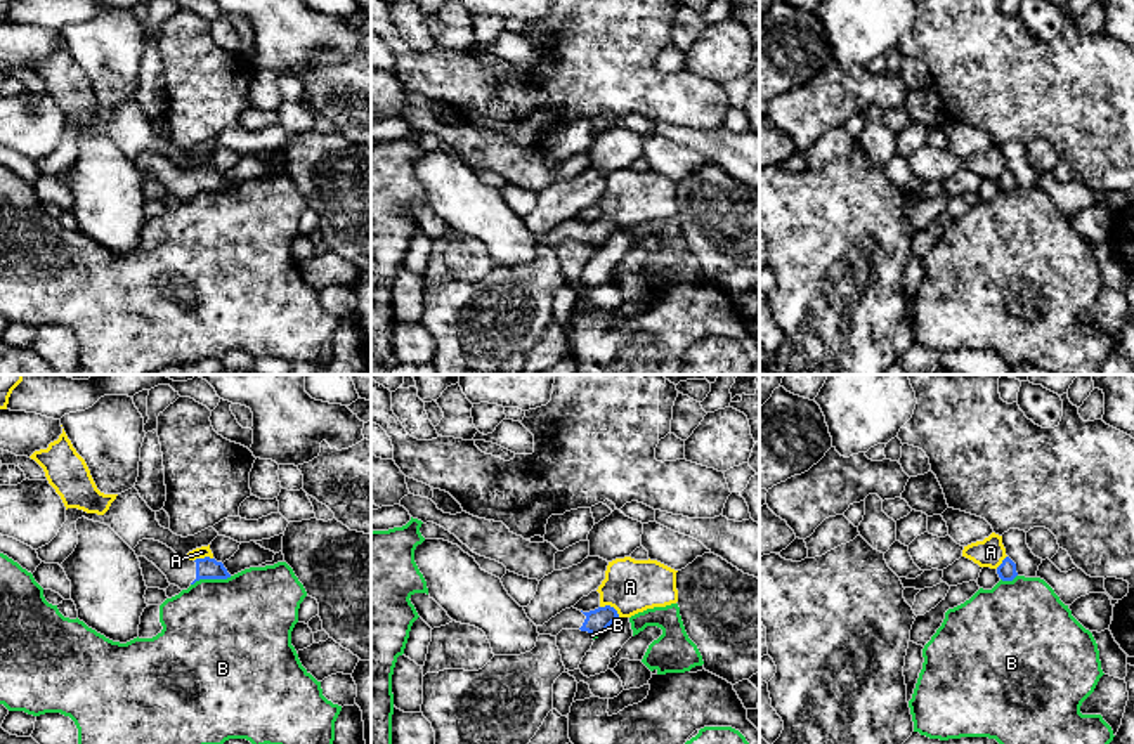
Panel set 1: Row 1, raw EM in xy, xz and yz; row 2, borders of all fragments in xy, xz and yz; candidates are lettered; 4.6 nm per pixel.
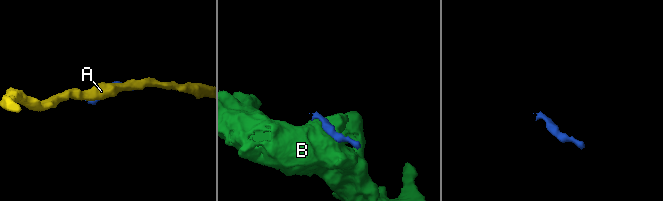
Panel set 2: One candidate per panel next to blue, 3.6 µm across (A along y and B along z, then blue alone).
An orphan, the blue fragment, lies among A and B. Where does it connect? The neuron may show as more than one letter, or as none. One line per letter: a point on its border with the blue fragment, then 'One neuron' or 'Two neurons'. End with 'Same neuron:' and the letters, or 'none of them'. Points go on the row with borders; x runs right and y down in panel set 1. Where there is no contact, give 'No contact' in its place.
A: Touches blue at xz (609, 606). Two neurons
B: Touches blue at xy (210, 578). Two neurons
Same neuron: none of them

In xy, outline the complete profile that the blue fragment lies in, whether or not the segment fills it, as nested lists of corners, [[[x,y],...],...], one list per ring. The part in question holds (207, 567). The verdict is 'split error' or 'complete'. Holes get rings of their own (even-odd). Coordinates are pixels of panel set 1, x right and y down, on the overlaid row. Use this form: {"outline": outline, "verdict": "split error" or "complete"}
{"outline": [[[142,539],[134,548],[137,557],[146,557],[168,579],[170,584],[187,590],[199,579],[227,579],[231,574],[222,562],[205,557],[196,560],[180,558],[172,548],[154,539]]], "verdict": "split error"}

